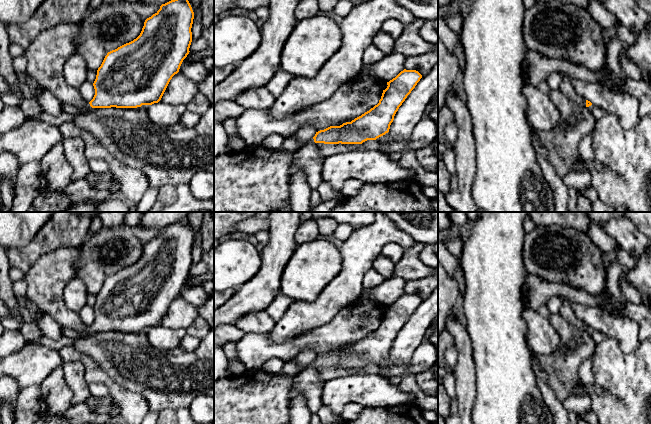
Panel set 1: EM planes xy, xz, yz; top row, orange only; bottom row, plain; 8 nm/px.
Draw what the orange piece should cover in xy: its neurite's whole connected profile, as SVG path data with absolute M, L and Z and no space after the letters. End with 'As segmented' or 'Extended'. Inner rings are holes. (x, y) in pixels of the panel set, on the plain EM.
M185 220L162 228L155 238L145 244L142 255L136 263L107 277L97 294L96 303L93 307L95 313L93 323L84 332L61 327L62 336L75 340L85 337L92 332L137 332L142 329L158 327L170 304L179 296L183 284L190 276L193 243L194 236L188 222Z. Extended

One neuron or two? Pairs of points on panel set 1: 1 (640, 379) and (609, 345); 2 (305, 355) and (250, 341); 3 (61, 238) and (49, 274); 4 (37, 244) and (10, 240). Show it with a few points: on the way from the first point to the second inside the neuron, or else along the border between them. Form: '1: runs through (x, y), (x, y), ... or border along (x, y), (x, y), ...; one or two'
1: runs through (632, 371), (614, 353); one
2: border along (316, 353), (310, 349), (303, 349), (289, 360); two
3: border along (78, 246), (57, 247), (38, 260); two
4: border along (43, 225), (26, 245), (10, 248); two

